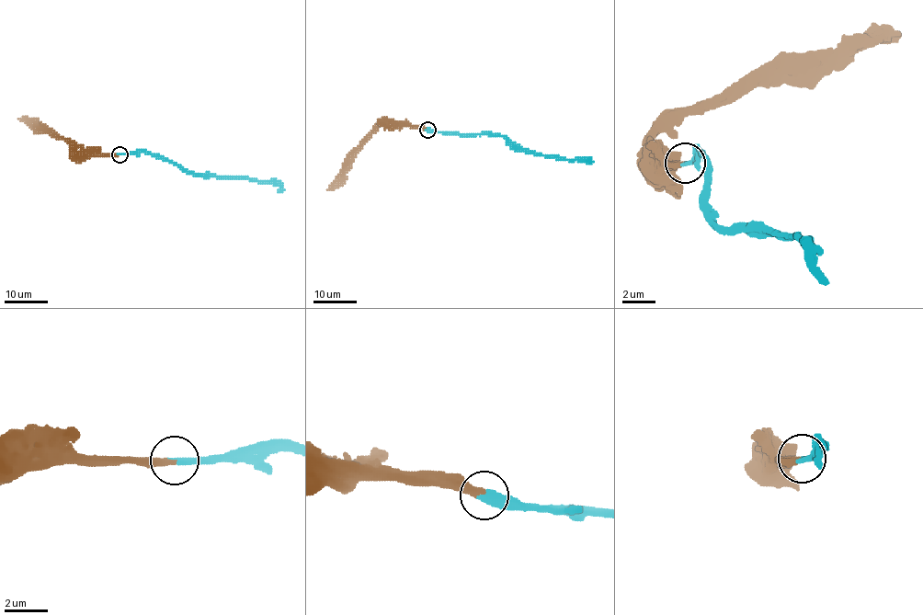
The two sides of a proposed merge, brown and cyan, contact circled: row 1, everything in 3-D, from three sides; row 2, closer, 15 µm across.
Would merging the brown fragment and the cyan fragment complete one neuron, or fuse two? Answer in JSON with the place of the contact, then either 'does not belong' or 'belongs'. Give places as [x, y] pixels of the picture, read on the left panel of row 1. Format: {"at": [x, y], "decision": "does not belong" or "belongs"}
{"at": [119, 154], "decision": "belongs"}

